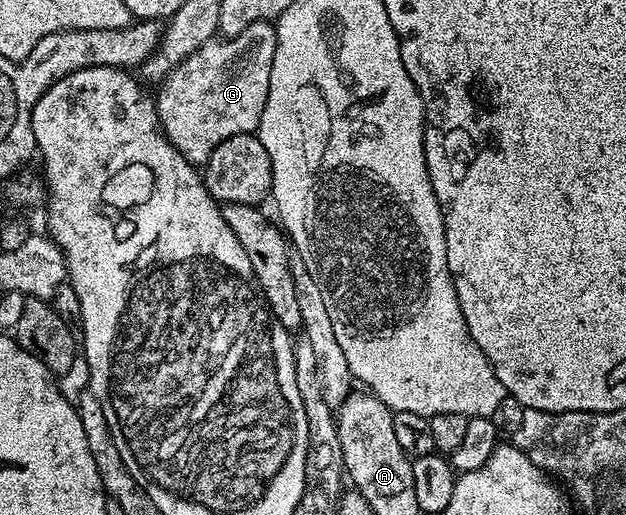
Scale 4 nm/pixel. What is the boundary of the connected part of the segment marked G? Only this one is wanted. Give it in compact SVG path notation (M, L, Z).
M257 21L235 37L205 41L161 82L159 89L162 90L156 93L156 104L162 132L194 166L205 166L212 151L216 151L216 147L224 143L224 139L232 139L232 135L254 133L257 130L268 99L272 59L276 55L277 46L277 28L269 21Z

